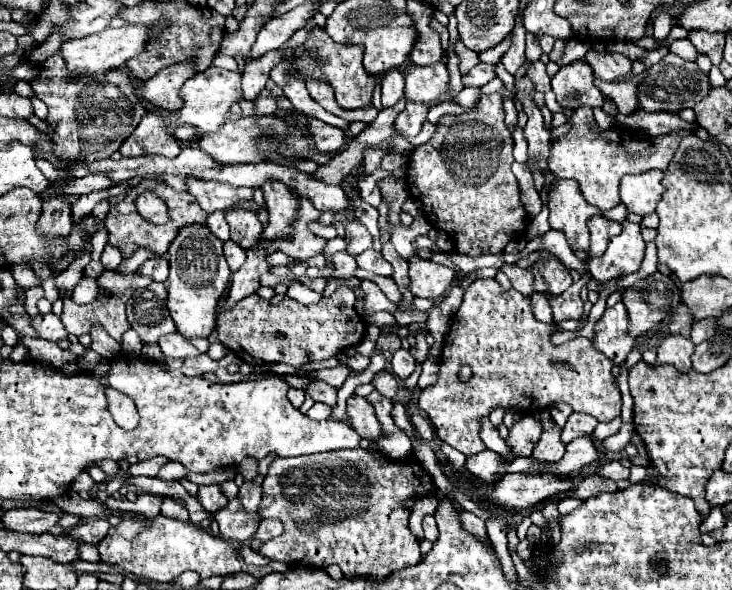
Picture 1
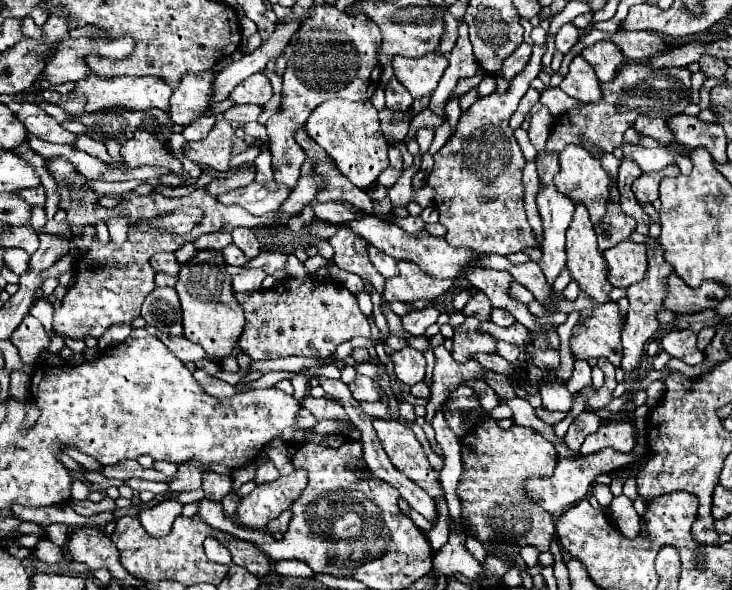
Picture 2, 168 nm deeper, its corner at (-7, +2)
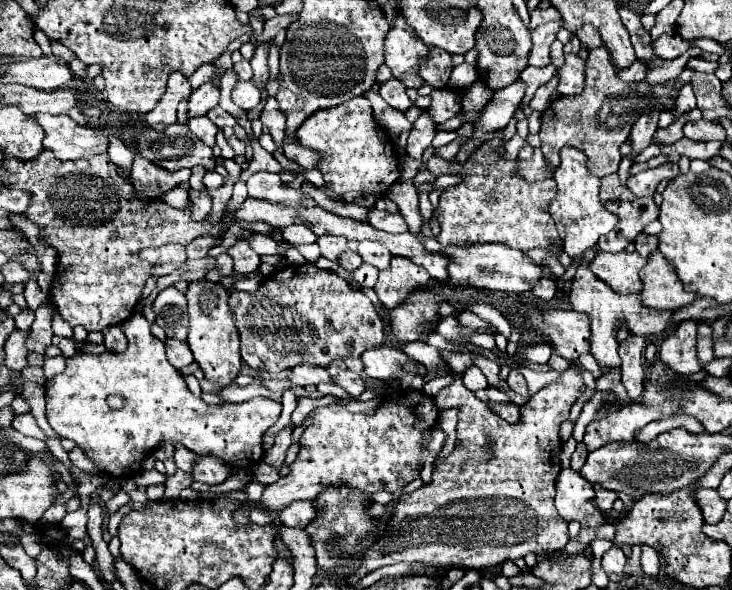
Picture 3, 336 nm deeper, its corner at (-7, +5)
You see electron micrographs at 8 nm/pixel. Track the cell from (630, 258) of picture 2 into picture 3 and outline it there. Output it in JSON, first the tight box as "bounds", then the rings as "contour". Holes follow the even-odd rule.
{"bounds":[588,251,646,293],"contour":[[[636,251],[634,253],[598,253],[594,261],[588,265],[590,271],[604,283],[608,283],[616,293],[640,293],[642,281],[638,271],[646,265]]]}

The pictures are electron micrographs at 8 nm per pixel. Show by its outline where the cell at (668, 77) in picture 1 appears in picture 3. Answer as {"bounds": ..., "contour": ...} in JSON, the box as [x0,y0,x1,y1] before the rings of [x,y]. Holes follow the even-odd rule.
{"bounds":[540,47,676,177],"contour":[[[606,47],[592,49],[586,61],[584,91],[578,97],[558,97],[542,113],[540,149],[544,153],[546,163],[550,163],[552,167],[558,167],[560,149],[564,145],[570,145],[584,151],[584,155],[588,157],[588,171],[592,171],[592,175],[606,177],[610,173],[616,173],[622,159],[620,145],[628,139],[634,121],[648,109],[654,109],[656,105],[666,107],[668,103],[672,103],[670,91],[674,87],[676,87],[676,81],[670,81],[668,85],[658,85],[658,87],[650,87],[646,81],[624,83],[616,77],[616,67],[606,55]]]}

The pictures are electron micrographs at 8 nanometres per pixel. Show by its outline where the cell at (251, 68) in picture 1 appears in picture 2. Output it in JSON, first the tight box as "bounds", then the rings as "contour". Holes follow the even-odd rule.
{"bounds":[228,72,272,104],"contour":[[[256,72],[240,82],[228,96],[236,104],[266,104],[272,98],[272,84],[264,72]]]}

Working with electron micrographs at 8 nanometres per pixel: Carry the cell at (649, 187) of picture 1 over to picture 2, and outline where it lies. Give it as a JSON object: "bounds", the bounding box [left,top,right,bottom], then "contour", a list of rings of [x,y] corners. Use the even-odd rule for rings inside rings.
{"bounds":[632,172,662,204],"contour":[[[652,172],[652,174],[642,174],[634,180],[632,192],[640,204],[652,204],[658,198],[660,178],[662,178],[662,174]]]}

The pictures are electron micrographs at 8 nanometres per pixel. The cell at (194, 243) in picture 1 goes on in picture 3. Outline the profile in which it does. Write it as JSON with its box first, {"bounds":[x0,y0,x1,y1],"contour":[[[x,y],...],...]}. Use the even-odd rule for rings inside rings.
{"bounds":[186,281,242,387],"contour":[[[196,281],[190,283],[186,291],[188,299],[188,345],[194,353],[194,361],[204,371],[204,377],[216,383],[218,387],[228,387],[240,373],[242,357],[240,357],[240,337],[234,327],[234,317],[228,309],[228,291],[218,283]]]}

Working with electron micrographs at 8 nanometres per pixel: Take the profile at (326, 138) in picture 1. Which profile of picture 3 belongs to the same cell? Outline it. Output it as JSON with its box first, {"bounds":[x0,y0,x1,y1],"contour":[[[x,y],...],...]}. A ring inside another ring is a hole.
{"bounds":[296,97,400,193],"contour":[[[354,97],[352,101],[334,109],[324,109],[312,115],[300,125],[296,143],[320,153],[322,161],[318,171],[326,181],[326,187],[336,193],[382,193],[400,179],[400,159],[388,134],[372,117],[372,107],[366,97]]]}

